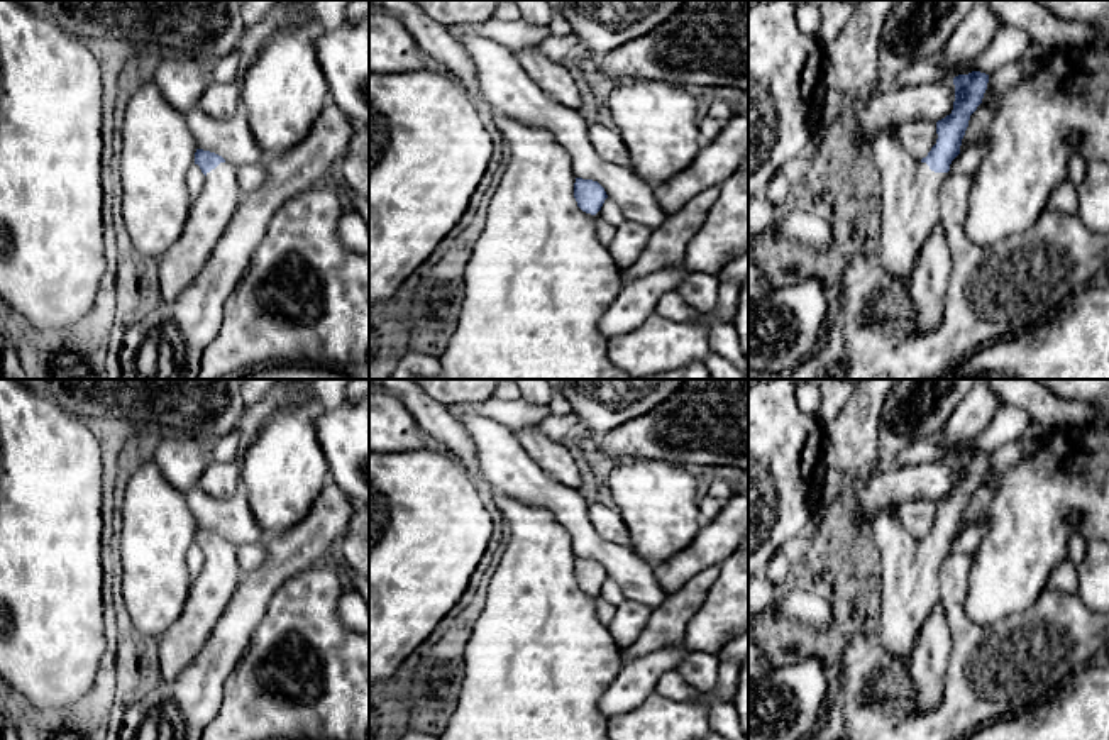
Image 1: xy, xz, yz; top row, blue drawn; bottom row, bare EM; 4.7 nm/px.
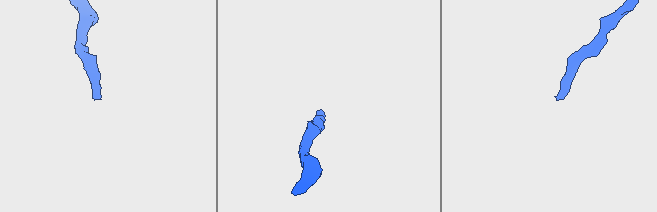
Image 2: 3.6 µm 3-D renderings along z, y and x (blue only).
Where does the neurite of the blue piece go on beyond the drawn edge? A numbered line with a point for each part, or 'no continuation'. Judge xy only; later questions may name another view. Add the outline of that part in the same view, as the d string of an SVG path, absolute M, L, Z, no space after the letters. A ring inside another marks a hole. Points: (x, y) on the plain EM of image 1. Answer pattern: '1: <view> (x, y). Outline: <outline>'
1: xy (212, 590). Outline: M225 540L207 552L200 576L191 581L183 613L157 638L157 660L164 681L176 681L210 638L242 577L237 550L235 544Z

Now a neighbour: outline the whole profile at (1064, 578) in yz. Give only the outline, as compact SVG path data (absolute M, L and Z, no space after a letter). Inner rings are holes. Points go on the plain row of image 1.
M1068 557L1051 571L1048 584L1062 593L1068 594L1077 593L1079 588L1077 567Z

